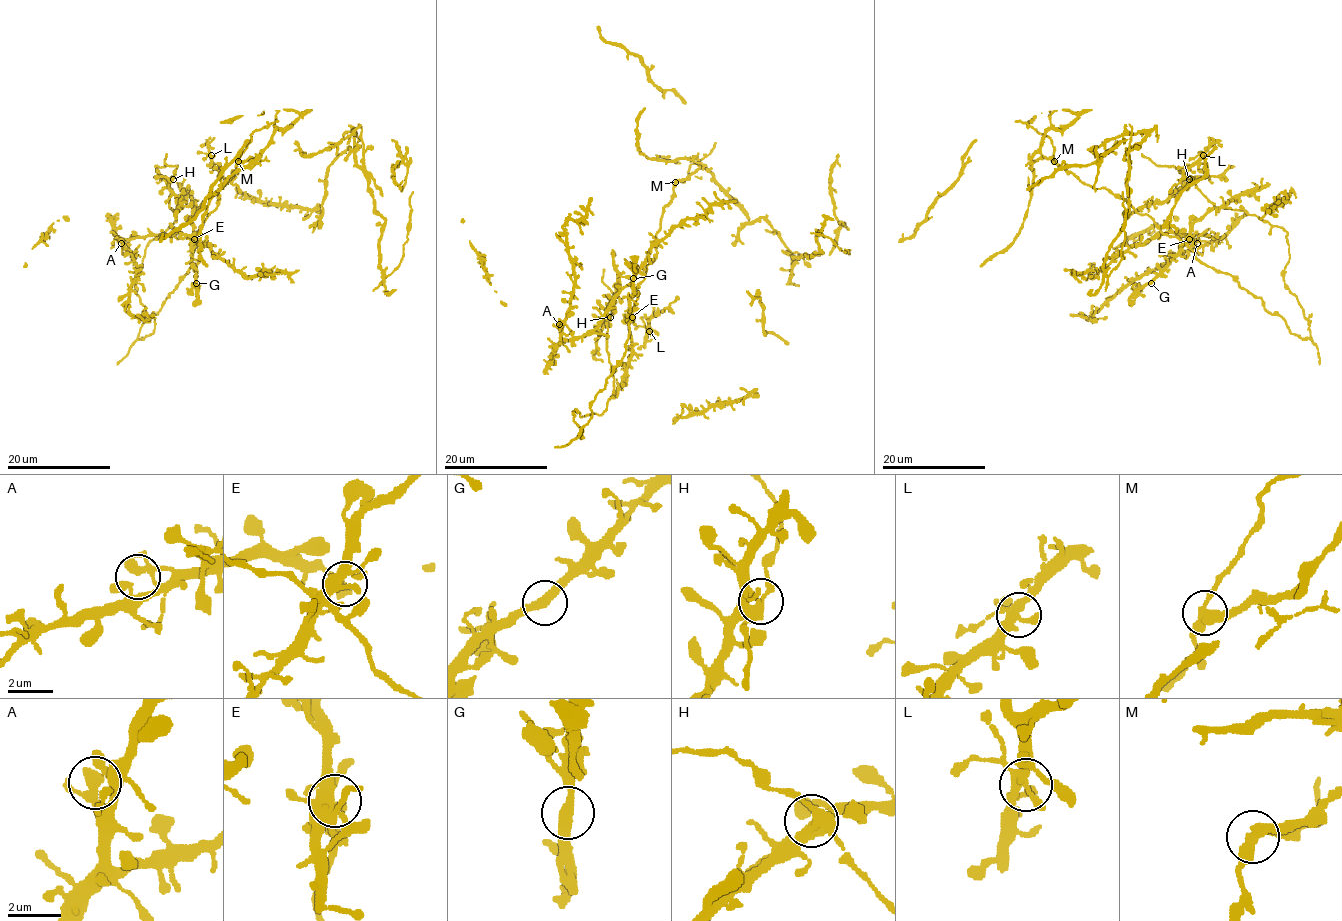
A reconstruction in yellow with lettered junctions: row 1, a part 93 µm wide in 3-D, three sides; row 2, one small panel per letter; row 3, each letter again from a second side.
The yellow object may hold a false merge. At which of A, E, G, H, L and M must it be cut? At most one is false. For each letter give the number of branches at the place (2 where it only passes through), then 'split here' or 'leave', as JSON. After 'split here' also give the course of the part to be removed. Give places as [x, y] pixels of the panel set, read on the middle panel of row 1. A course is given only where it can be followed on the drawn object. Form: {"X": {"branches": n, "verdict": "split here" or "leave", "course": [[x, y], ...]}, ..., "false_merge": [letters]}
{"A": {"branches": 3, "verdict": "leave"}, "E": {"branches": 3, "verdict": "leave"}, "G": {"branches": 2, "verdict": "leave"}, "H": {"branches": 4, "verdict": "leave"}, "L": {"branches": 4, "verdict": "leave"}, "M": {"branches": 3, "verdict": "split here"}, "false_merge": ["M"]}

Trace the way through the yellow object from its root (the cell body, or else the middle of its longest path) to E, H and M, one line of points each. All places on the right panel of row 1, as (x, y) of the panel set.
E: (1149, 217), (1163, 234), (1182, 240), (1189, 239)
H: (1149, 217), (1259, 297), (1291, 333), (1310, 338), (1283, 279), (1287, 234), (1216, 207), (1189, 179)
M: (1149, 217), (1139, 214), (1125, 200), (1105, 188), (1084, 185), (1054, 161)

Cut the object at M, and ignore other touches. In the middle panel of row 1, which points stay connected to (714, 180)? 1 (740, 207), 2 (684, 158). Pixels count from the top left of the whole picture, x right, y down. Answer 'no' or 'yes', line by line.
1: yes
2: yes

